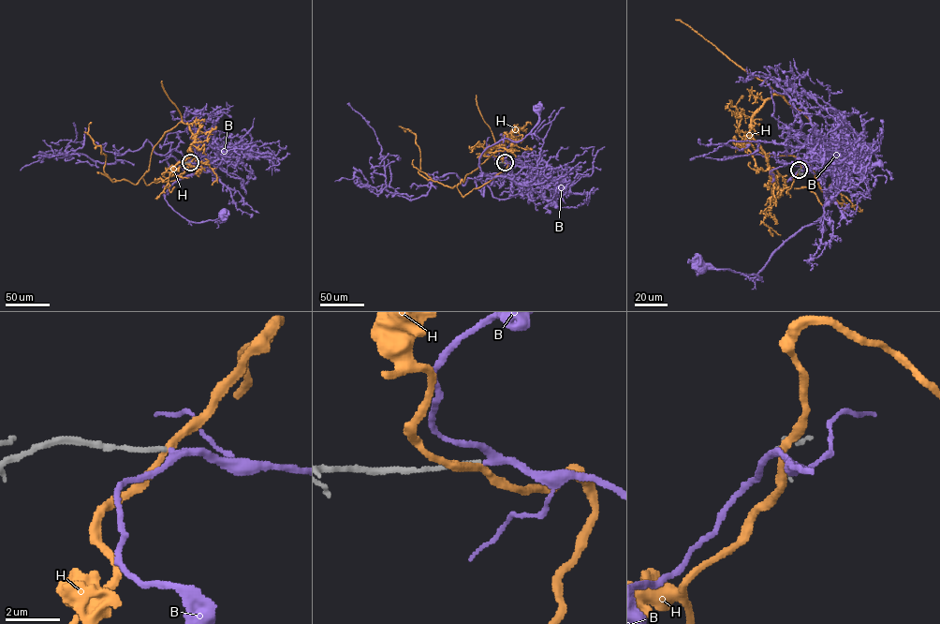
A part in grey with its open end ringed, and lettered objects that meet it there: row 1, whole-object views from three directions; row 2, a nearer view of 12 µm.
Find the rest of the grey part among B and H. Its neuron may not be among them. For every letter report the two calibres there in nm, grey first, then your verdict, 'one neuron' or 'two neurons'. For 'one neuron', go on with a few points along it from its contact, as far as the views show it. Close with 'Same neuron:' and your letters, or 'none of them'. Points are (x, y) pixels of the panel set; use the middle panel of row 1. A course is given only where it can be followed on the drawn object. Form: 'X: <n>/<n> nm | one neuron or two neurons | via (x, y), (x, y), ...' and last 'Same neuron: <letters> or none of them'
B: 180/240 nm | one neuron | via (505, 162), (521, 168), (512, 181), (485, 175), (479, 157), (501, 140), (521, 141), (538, 122), (537, 109)
H: 200/240 nm | two neurons
Same neuron: B

